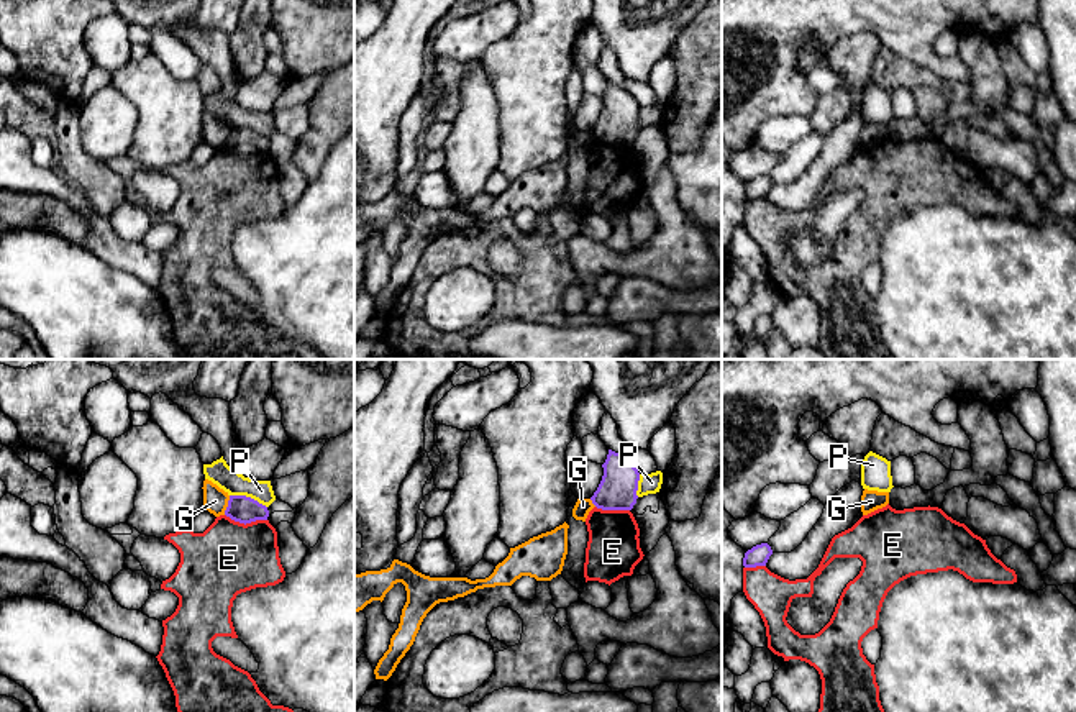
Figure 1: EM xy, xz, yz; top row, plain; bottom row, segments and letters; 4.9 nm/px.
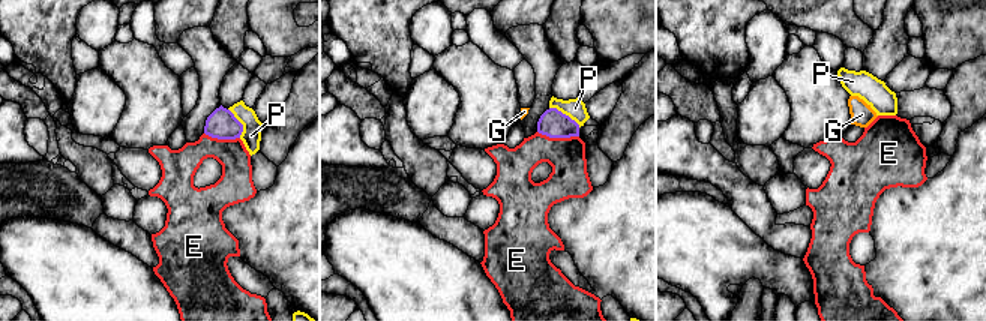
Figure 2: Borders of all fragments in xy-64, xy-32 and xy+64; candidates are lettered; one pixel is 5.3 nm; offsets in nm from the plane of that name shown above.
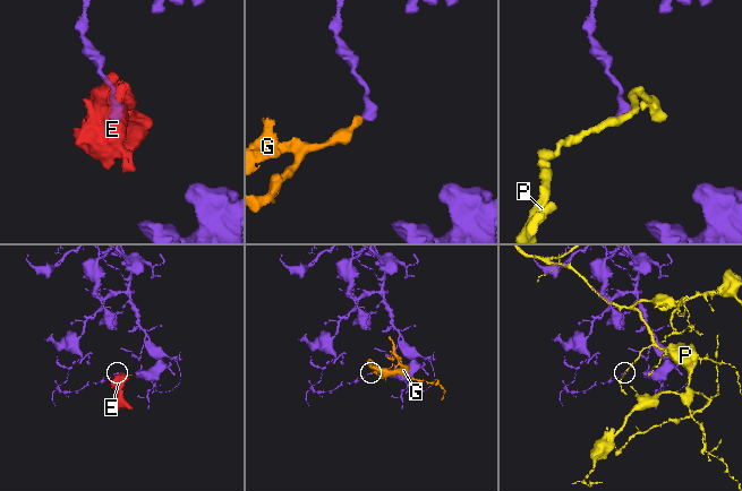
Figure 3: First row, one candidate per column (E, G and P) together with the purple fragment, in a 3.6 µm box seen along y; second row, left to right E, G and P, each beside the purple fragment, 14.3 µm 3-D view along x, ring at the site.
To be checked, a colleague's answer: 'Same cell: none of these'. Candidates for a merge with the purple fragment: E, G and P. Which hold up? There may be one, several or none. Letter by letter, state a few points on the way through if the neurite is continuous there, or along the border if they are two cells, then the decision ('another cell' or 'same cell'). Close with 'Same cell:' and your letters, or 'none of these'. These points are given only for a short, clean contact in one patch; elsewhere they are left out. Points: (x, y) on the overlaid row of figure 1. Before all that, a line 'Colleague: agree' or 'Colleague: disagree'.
Colleague: agree
E: another cell
G: along xy (230, 496), (223, 514) | another cell
P: another cell
Same cell: none of these

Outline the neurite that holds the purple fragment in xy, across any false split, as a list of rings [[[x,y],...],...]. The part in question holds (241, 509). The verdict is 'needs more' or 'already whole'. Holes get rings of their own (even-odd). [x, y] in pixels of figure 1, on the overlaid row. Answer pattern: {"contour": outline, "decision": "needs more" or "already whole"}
{"contour": [[[230,495],[225,515],[239,523],[267,520],[269,510],[266,505],[246,495]]], "decision": "already whole"}

